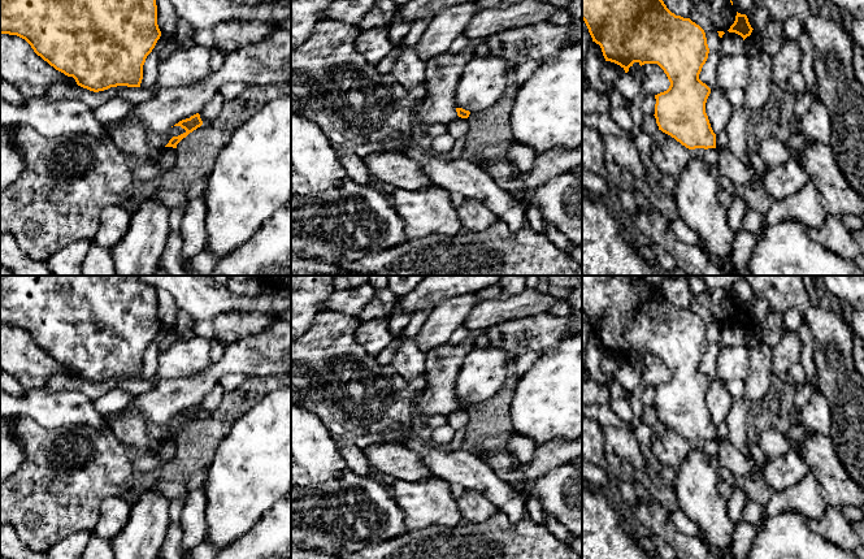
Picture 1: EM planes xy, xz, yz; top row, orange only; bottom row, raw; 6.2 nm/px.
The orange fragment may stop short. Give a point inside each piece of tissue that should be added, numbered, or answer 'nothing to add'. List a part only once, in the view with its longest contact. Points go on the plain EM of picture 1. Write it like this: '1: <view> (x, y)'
nothing to add

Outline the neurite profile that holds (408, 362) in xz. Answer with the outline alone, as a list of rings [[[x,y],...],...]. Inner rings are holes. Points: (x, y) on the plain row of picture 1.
[[[400,337],[395,338],[399,347],[391,361],[392,368],[404,381],[412,381],[420,376],[425,376],[425,354],[418,348],[414,338]]]

